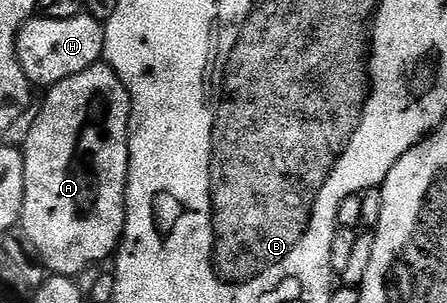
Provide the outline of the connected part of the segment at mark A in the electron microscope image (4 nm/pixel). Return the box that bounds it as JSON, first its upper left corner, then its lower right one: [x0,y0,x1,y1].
[20,61,132,277]

